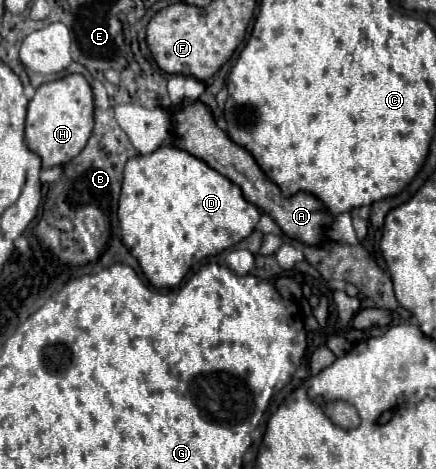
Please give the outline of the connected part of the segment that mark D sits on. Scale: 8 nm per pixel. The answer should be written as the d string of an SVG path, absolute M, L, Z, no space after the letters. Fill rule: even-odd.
M163 146L153 154L135 156L125 164L117 213L123 244L139 260L143 274L155 288L179 286L193 262L206 259L211 254L219 254L225 248L245 240L259 222L259 208L243 198L243 192L237 184L177 146Z

